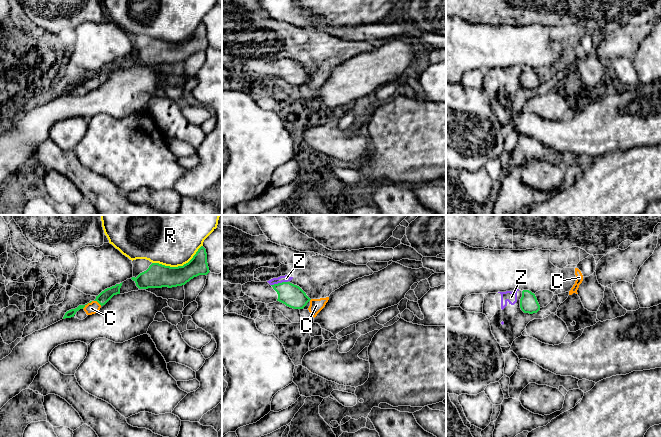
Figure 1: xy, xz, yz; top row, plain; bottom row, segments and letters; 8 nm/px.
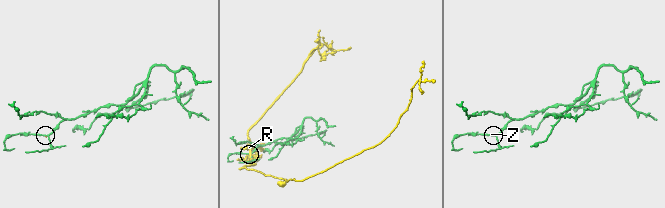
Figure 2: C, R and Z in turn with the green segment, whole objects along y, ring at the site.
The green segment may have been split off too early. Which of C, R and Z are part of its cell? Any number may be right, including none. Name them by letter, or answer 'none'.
none

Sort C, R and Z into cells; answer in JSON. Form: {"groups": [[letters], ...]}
{"groups": [["C", "Z"], ["R"]]}

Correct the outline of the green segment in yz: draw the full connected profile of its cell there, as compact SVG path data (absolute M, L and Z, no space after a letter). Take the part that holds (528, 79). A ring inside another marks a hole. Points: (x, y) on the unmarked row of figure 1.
M523 66L520 75L520 84L524 89L537 89L540 86L540 81L535 70L529 66Z

